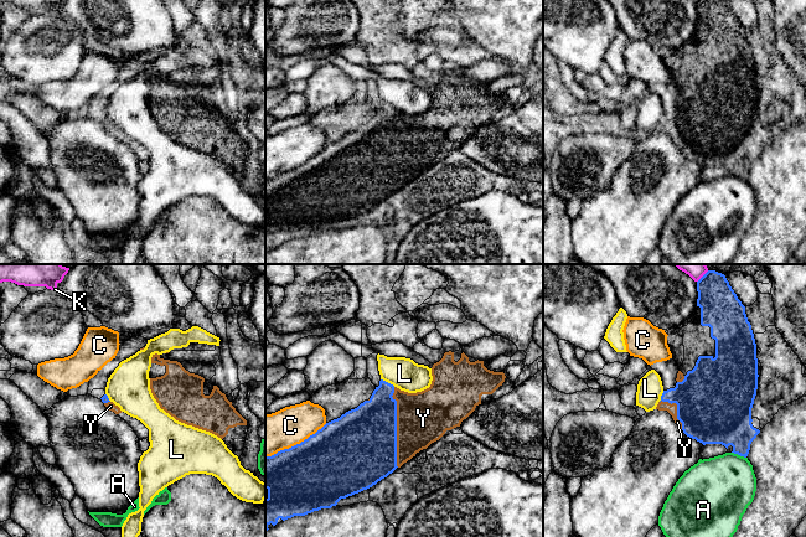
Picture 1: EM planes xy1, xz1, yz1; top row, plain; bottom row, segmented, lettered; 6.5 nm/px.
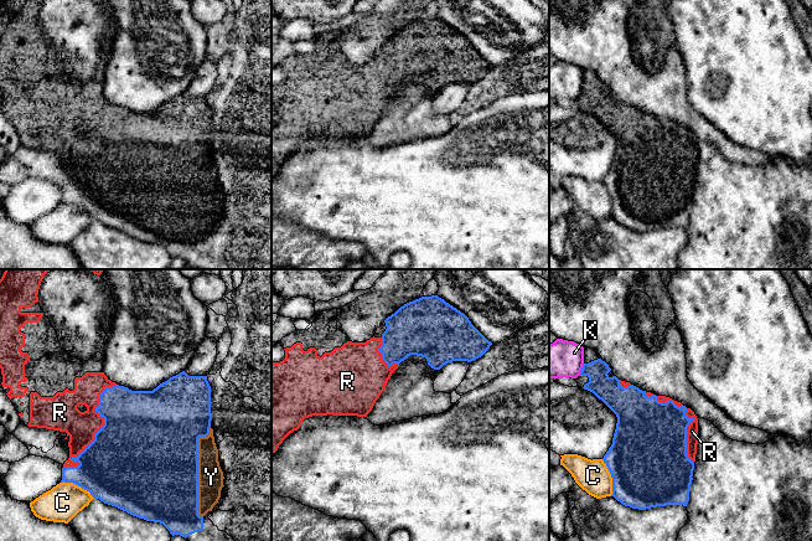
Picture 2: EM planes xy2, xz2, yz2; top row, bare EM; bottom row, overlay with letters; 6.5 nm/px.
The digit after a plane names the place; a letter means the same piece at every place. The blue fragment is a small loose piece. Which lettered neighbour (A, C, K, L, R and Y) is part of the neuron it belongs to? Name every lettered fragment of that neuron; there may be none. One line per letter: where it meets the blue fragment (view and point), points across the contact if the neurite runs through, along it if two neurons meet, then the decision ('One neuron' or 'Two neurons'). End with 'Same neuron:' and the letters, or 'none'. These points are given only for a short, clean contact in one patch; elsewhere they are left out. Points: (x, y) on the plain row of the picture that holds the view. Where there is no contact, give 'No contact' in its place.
A: Touches blue at yz1 (739, 176). Boundary: yz1 (732, 174), (745, 180). Two neurons
C: Touches blue at xz1 (296, 166). Two neurons
K: Touches blue at yz2 (582, 92). Two neurons
L: Touches blue at xz1 (387, 104). Boundary: xz1 (381, 101), (394, 108). Two neurons
R: Touches blue at xy2 (97, 154). One neuron
Y: Touches blue at xy2 (197, 192). One neuron
Same neuron: R, Y

